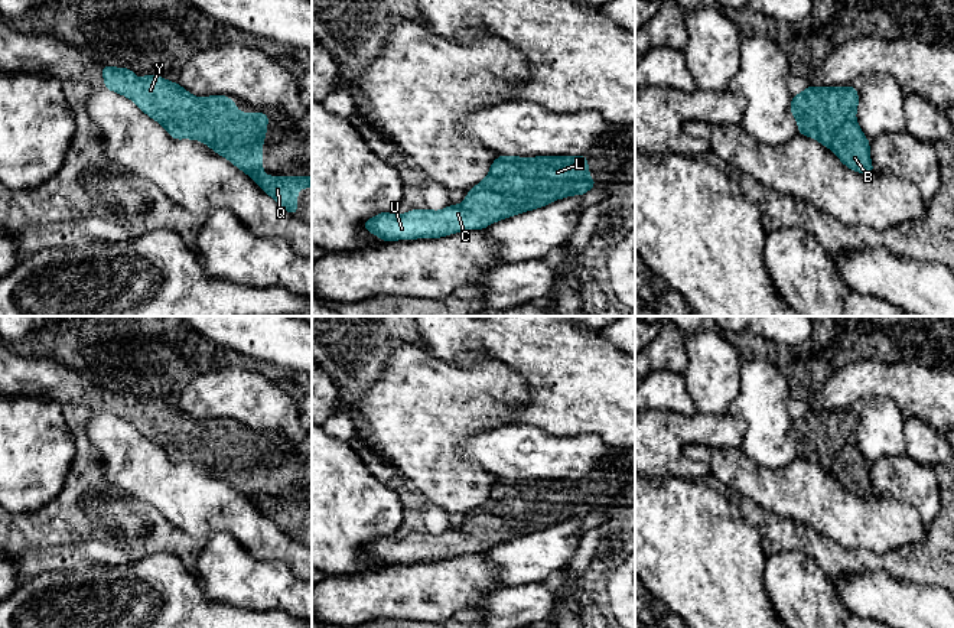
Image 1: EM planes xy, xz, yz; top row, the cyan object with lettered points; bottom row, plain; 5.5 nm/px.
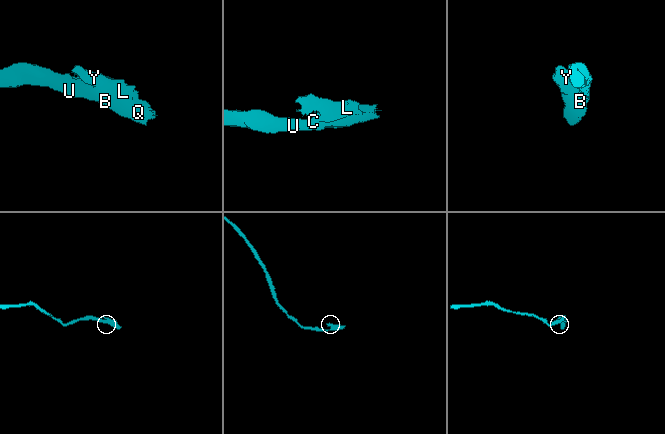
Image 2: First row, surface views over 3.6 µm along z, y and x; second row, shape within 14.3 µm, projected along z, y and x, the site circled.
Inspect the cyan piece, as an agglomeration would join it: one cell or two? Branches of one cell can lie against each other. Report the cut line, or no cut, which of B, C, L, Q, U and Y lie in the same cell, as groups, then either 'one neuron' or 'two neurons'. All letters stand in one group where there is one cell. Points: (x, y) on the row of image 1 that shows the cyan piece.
cut xz (536, 158), (530, 168), (507, 172), (505, 186), (466, 197); groups B C L Q U / Y; two neurons

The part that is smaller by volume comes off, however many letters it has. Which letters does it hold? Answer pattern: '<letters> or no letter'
Y

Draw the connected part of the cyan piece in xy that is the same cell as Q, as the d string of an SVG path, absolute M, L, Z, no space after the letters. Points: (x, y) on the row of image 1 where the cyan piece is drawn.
M202 110L191 139L204 141L216 154L244 170L280 208L297 215L297 191L312 188L312 176L264 176L263 140L267 134L267 113Z

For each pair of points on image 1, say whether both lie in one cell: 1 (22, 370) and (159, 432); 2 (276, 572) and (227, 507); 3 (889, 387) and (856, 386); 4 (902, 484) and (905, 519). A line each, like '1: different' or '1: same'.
1: same
2: different
3: same
4: different

